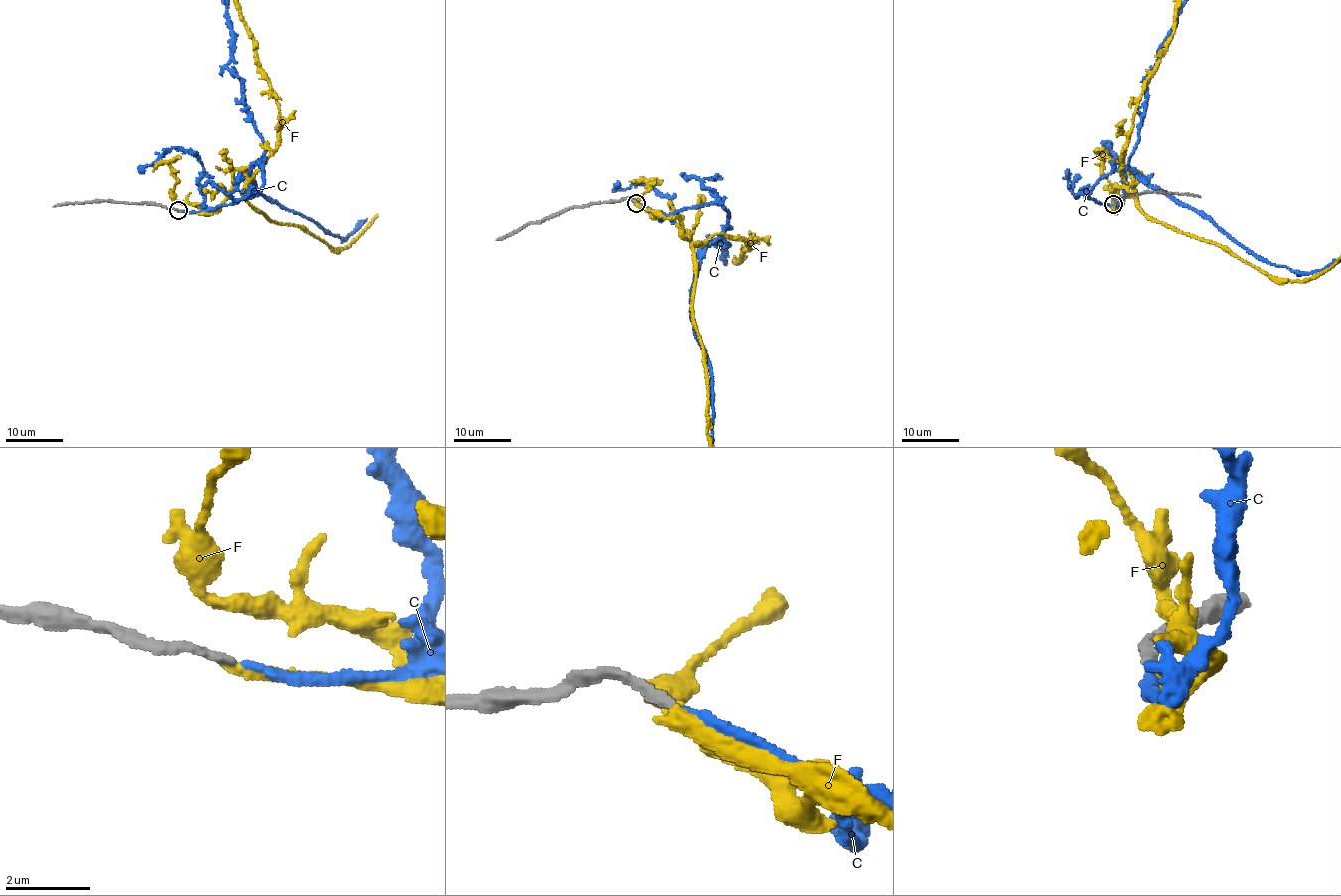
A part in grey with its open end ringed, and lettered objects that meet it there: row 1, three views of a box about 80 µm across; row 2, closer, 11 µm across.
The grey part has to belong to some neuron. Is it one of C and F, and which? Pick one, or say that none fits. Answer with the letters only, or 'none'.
C

